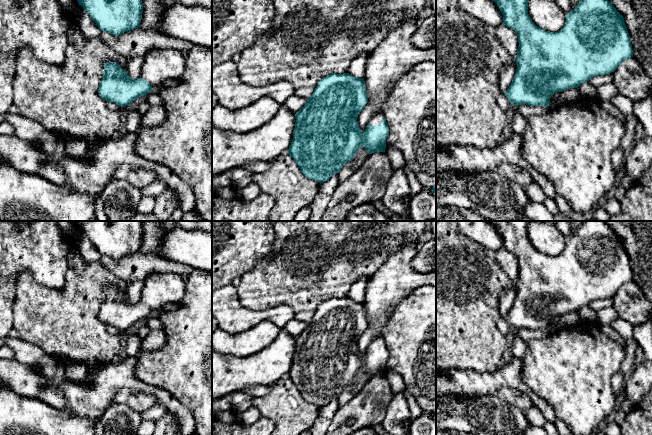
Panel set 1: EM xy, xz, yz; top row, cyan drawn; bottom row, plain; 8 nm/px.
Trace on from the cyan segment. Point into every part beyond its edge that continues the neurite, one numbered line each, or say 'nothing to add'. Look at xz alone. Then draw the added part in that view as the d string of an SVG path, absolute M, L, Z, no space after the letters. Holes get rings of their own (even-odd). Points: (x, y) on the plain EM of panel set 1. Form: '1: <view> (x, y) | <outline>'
1: xz (376, 343) | M375 337L372 342L369 344L369 349L379 349L382 347L382 337Z

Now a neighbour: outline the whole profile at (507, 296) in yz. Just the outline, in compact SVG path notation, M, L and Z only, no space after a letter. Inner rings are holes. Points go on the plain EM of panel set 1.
M515 285L512 288L503 290L500 293L498 310L501 317L504 317L505 315L507 315L509 310L511 309L516 297L516 293L517 293L517 288Z

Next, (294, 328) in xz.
M295 318L284 328L292 337L296 338L307 326L307 323L296 320Z

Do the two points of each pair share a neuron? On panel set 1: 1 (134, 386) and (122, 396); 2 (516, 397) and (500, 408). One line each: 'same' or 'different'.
1: different
2: different

